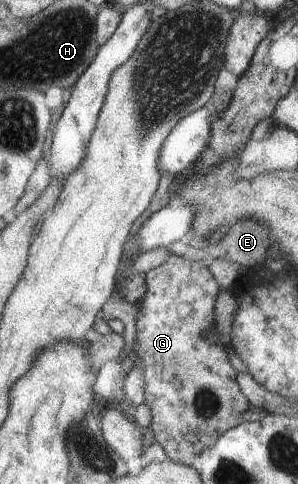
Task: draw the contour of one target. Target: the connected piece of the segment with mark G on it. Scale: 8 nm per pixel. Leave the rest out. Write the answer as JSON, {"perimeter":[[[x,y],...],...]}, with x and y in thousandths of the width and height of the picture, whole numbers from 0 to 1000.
{"perimeter":[[[570,527],[547,548],[513,554],[503,562],[490,564],[490,591],[497,597],[487,614],[463,628],[470,636],[460,665],[466,719],[463,740],[456,744],[456,750],[470,742],[487,748],[493,795],[483,833],[503,843],[503,851],[510,851],[510,874],[490,890],[503,901],[503,909],[530,911],[557,928],[570,950],[644,961],[691,924],[711,924],[755,893],[775,890],[785,882],[819,872],[815,855],[846,835],[815,812],[815,804],[802,791],[805,769],[775,750],[745,690],[732,690],[725,684],[725,640],[718,640],[718,632],[725,632],[725,618],[738,612],[745,595],[735,579],[725,579],[701,550],[691,550],[681,539],[631,537],[624,531]]]}

